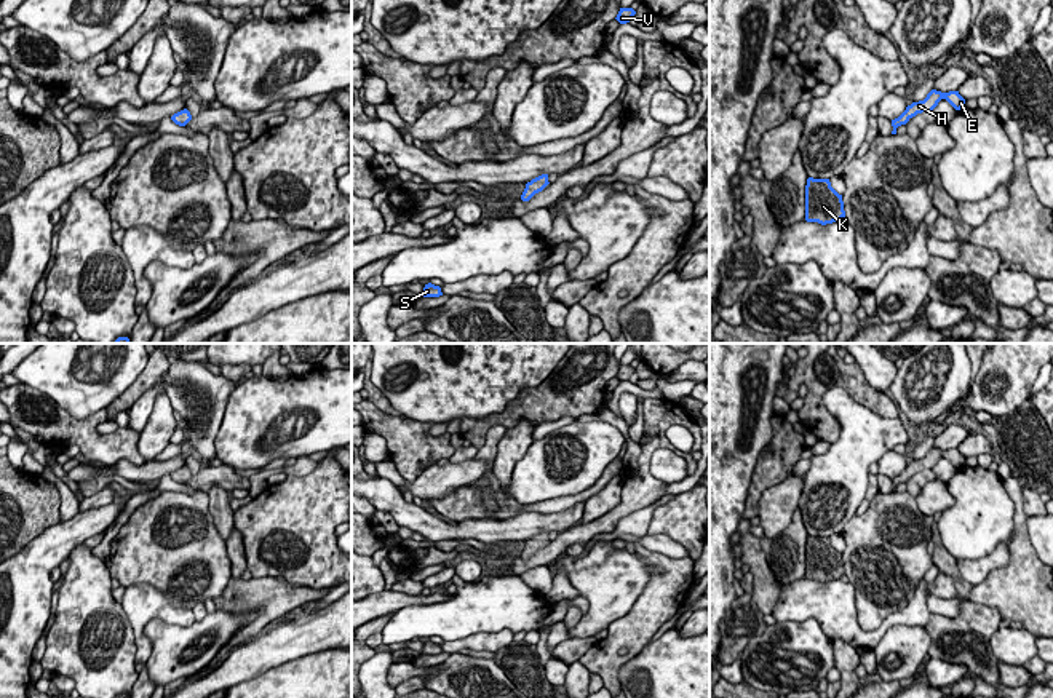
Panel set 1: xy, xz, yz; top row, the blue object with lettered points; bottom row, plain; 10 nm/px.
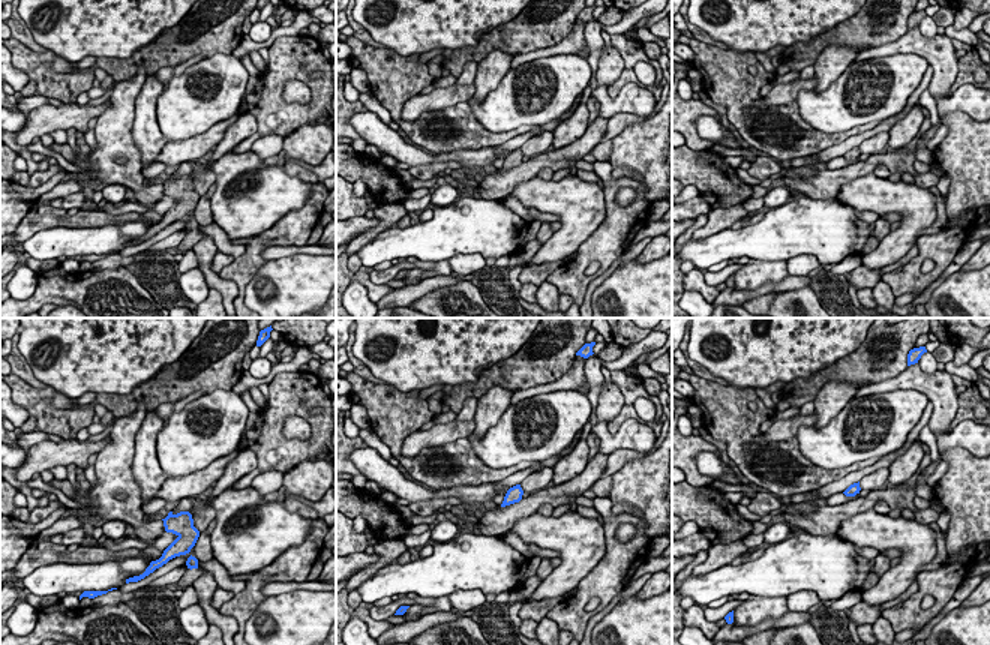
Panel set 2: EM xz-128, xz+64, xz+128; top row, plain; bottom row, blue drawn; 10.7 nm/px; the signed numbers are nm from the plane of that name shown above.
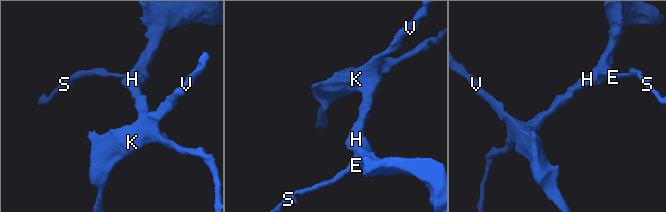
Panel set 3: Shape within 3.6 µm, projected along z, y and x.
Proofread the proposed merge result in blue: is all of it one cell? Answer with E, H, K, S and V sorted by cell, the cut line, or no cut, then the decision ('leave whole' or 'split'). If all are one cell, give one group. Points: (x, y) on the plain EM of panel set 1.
E H K S V; no cut; leave whole

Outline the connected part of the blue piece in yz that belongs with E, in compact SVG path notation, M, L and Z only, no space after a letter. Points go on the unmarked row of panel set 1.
M932 447L924 458L912 460L898 476L892 478L892 492L896 492L896 486L906 482L917 471L932 470L941 457L946 457L956 468L965 465L965 457L959 452L959 449L941 450Z

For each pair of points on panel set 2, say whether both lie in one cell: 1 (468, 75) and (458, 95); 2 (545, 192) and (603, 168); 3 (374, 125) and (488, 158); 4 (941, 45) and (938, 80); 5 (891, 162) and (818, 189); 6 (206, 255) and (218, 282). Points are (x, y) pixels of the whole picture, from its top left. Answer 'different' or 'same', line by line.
1: different
2: different
3: same
4: same
5: same
6: same

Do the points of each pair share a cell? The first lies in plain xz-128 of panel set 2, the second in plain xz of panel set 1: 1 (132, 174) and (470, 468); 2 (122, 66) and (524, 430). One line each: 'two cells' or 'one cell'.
1: two cells
2: two cells

